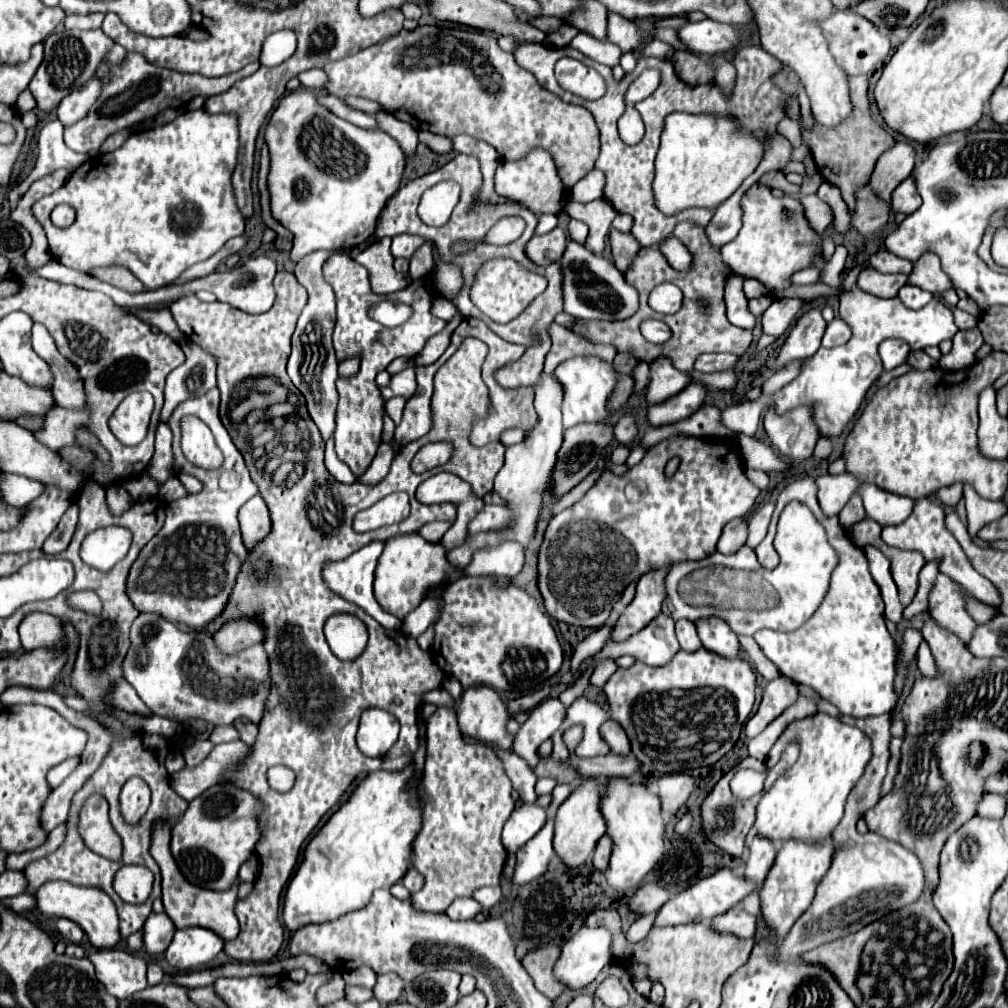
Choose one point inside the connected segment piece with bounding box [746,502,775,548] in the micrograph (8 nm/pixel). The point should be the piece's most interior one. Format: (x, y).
(758, 524)

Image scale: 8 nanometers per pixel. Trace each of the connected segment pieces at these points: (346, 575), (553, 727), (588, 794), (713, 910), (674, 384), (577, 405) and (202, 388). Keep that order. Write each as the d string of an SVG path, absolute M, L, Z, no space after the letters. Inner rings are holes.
M372 542L368 546L364 546L362 550L354 552L350 558L346 560L340 560L340 562L330 562L328 566L324 566L324 580L328 582L328 588L334 590L338 596L346 598L348 602L354 602L358 604L364 612L368 612L376 622L379 622L381 626L384 626L387 630L397 630L400 628L402 622L398 618L394 618L392 614L388 614L386 610L380 608L380 604L376 602L374 594L372 594L372 582L374 582L374 570L376 570L376 562L378 562L378 556L382 554L384 550L384 542Z
M548 698L546 702L536 706L536 710L530 712L530 718L522 724L520 732L516 734L516 754L524 758L532 770L540 760L536 754L538 746L560 728L560 724L566 718L566 710L568 708L558 698Z
M598 778L586 780L584 784L576 786L574 792L558 808L556 830L554 830L554 850L560 858L564 858L564 862L568 862L568 866L584 864L592 856L596 842L606 834L606 822L600 812L604 790L606 790L604 780L598 780Z
M720 868L712 876L696 882L694 886L676 894L674 898L670 898L660 908L654 926L678 926L678 924L688 924L688 922L712 920L714 916L724 914L730 908L734 908L740 900L744 900L748 894L752 894L754 888L756 888L756 884L752 880L746 880L742 874L736 874L732 868Z
M656 358L650 362L650 386L646 398L650 404L664 402L682 392L690 382L692 376L678 370L670 358Z
M574 356L562 362L554 370L554 376L562 384L562 390L564 390L564 402L562 402L564 428L576 426L580 422L602 422L610 416L608 400L614 394L616 384L618 384L614 362L606 362L598 356Z
M188 342L182 344L186 354L186 362L172 370L166 378L166 402L162 408L162 422L168 422L168 416L176 408L176 404L184 402L186 398L200 396L216 386L216 360L208 354L198 350L196 344Z

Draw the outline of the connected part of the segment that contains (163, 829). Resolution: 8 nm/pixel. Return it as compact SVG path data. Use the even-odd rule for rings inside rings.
M156 824L154 836L152 836L152 848L150 854L158 862L162 870L162 902L166 908L166 914L172 918L176 928L188 928L188 926L202 926L208 930L214 930L222 940L234 940L240 932L238 918L234 914L236 902L238 902L238 882L224 892L214 892L206 888L196 888L176 868L176 862L170 854L170 826L168 824Z

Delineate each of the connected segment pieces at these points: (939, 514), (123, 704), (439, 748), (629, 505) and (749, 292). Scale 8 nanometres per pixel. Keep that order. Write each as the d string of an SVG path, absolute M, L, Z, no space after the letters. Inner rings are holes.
M930 496L920 498L920 500L916 500L912 514L910 514L902 524L884 526L884 528L882 528L882 540L888 542L890 546L896 546L896 548L918 550L920 554L924 554L926 560L940 558L940 566L938 566L940 572L944 572L946 576L950 576L950 578L954 578L958 584L962 584L972 598L976 598L976 600L980 600L980 602L984 602L984 604L990 604L990 606L1000 608L1000 604L1002 604L1002 594L1000 594L1000 590L996 590L996 586L994 586L988 578L984 578L982 574L978 574L978 572L972 568L972 564L970 564L968 556L964 554L962 546L956 542L956 538L952 536L952 532L946 528L944 516L946 516L946 514L944 514L944 508L942 508L942 504L940 504L938 500L934 500L934 498L930 498Z
M124 680L116 682L116 686L110 692L110 702L118 708L124 708L128 712L138 712L138 714L150 714L150 710L144 706L144 702L140 702L136 690Z
M456 704L452 708L448 706L438 706L438 710L426 720L426 726L428 726L428 754L426 754L426 768L424 768L424 776L420 780L420 788L416 788L416 794L420 796L418 800L422 802L422 828L418 832L418 836L414 838L412 842L412 864L414 868L424 876L424 888L416 894L412 894L412 904L414 908L418 910L424 910L424 912L446 912L446 908L452 904L454 898L458 896L472 896L472 892L476 888L482 888L482 886L500 886L500 876L502 876L502 868L504 868L504 862L506 862L506 850L500 842L500 832L502 832L502 826L504 822L508 820L510 812L514 810L514 800L510 796L512 792L512 782L510 778L506 776L504 772L504 764L502 760L496 756L496 752L492 748L486 748L486 746L470 746L462 740L462 734L458 730L458 724L456 724Z
M674 436L674 438L668 438L668 440L662 440L658 442L656 446L652 446L644 460L640 464L636 464L634 468L630 468L624 476L614 476L610 470L602 474L602 478L586 492L586 496L576 502L574 506L570 506L568 510L562 510L560 514L556 514L548 528L546 528L546 534L544 534L544 544L540 546L540 552L538 552L538 586L540 586L540 592L544 596L544 606L546 606L546 612L556 618L558 622L566 622L566 624L572 624L572 626L586 626L586 628L600 628L606 624L608 616L610 616L610 610L612 610L612 604L620 598L620 592L624 592L624 588L632 582L632 574L646 574L650 570L656 570L660 566L666 566L666 564L672 564L672 562L680 562L680 560L702 560L710 554L716 552L716 544L718 544L718 538L722 534L722 528L732 520L732 518L740 518L744 516L756 502L760 490L744 476L744 468L742 468L742 458L738 454L738 446L734 444L732 448L732 440L718 440L718 446L714 440L700 440L700 438L694 438L694 436ZM678 456L680 458L680 466L676 470L676 474L672 478L666 478L664 476L664 466L670 458ZM630 484L630 498L626 496L626 488Z
M744 280L744 294L746 298L758 298L758 296L764 296L764 286L760 286L760 282L756 280Z

